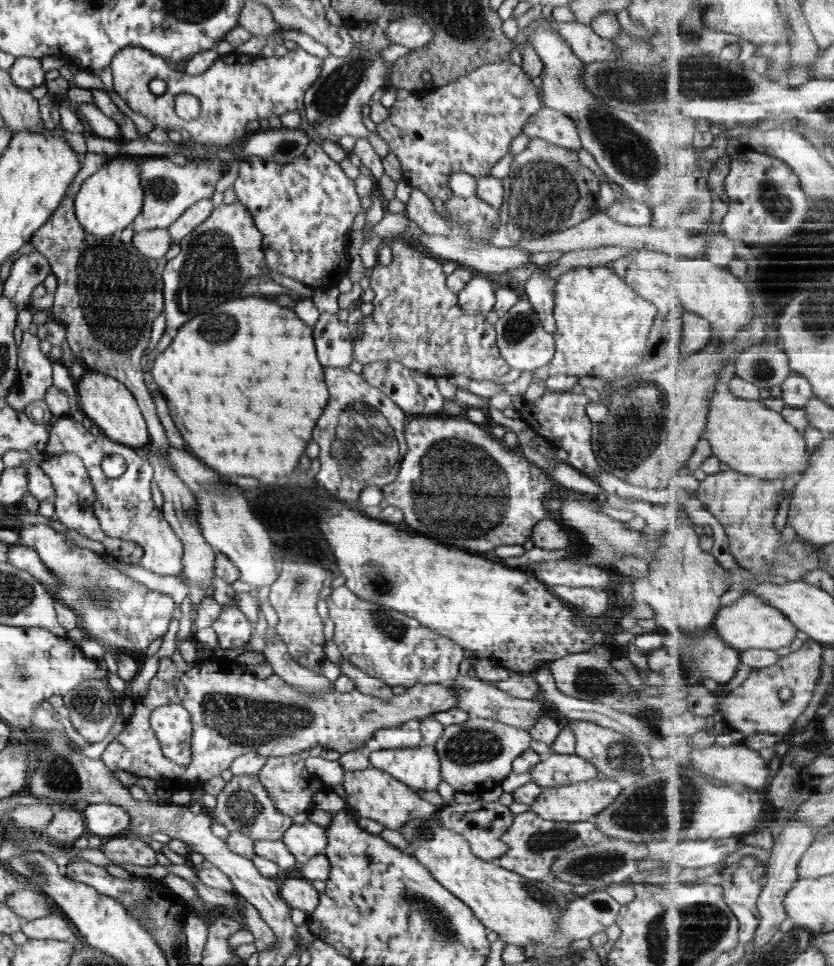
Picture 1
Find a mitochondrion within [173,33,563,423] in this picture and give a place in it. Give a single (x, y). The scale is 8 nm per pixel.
(330, 99)

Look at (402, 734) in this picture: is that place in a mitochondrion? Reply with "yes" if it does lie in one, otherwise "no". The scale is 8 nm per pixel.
no

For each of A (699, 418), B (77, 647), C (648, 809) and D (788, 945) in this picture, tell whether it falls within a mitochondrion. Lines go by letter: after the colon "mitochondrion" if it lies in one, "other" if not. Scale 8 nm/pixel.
A: other
B: other
C: mitochondrion
D: mitochondrion

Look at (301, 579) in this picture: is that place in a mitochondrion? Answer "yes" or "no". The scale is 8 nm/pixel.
yes

